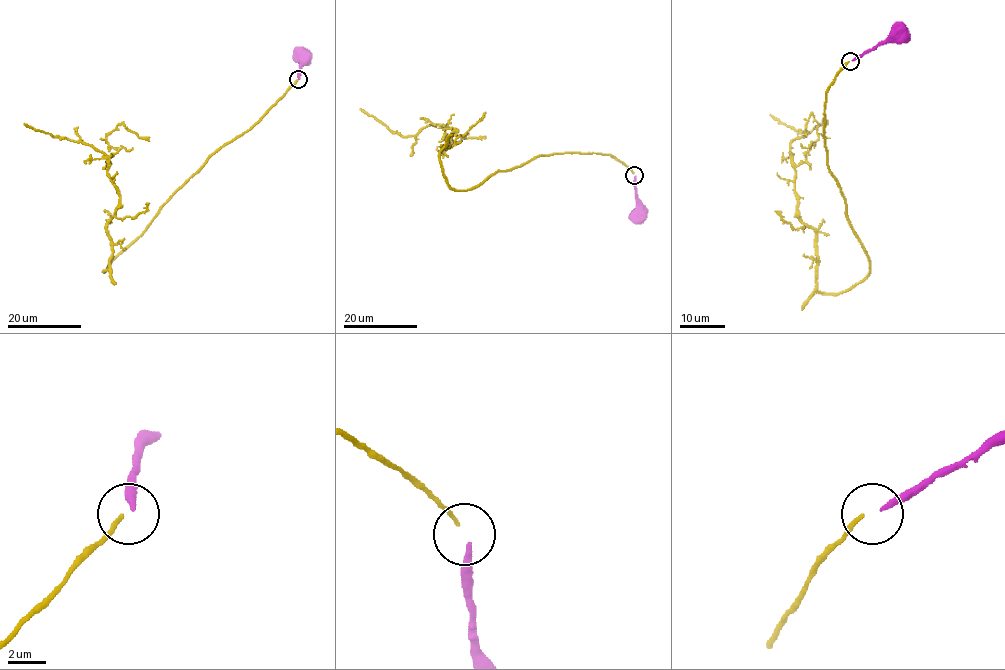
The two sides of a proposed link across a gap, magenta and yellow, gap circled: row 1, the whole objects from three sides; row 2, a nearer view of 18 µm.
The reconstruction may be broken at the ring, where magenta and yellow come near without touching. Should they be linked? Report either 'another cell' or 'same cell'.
another cell

